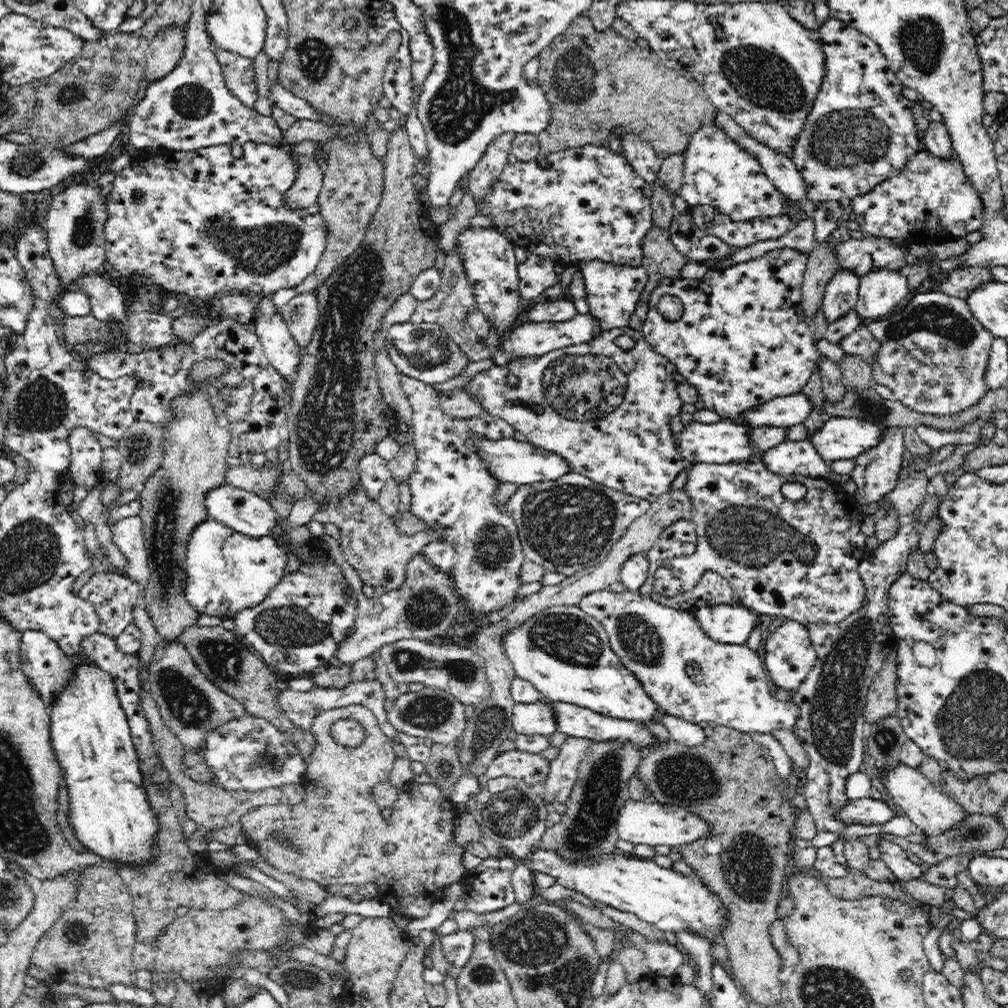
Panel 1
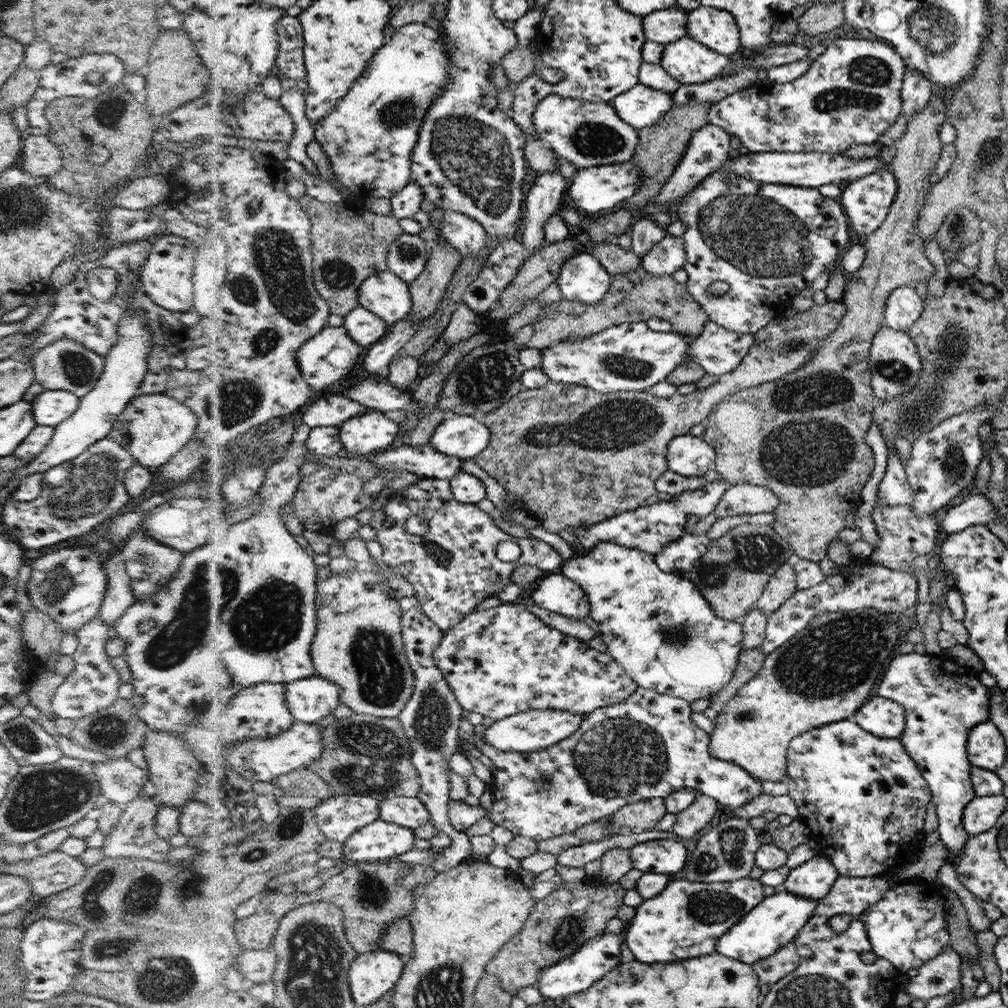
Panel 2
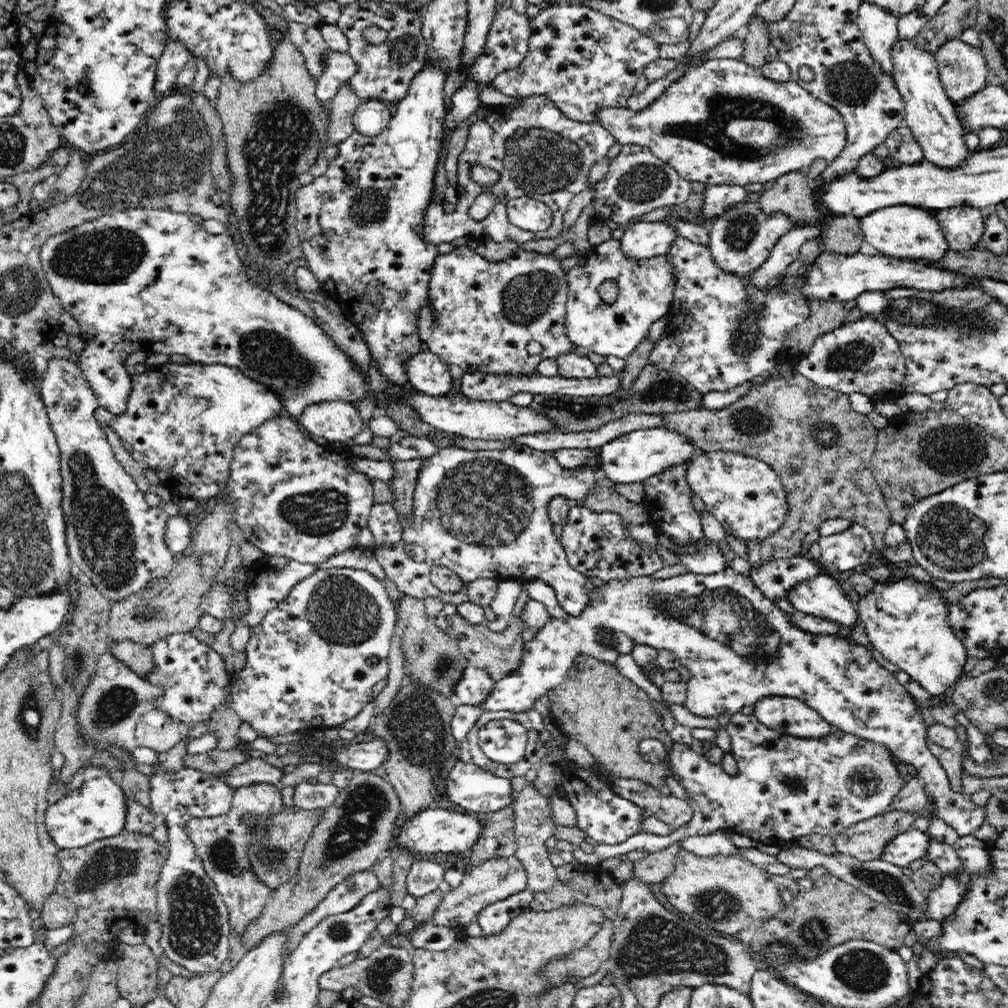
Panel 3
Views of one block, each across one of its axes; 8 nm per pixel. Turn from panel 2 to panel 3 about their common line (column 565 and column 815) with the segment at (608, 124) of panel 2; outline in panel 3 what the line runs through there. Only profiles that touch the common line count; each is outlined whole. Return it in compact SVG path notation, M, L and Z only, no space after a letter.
M712 58L706 59L702 64L696 67L690 67L690 70L672 86L666 88L653 104L646 106L644 110L630 110L627 106L622 108L602 107L595 114L597 122L601 124L616 141L622 145L638 144L648 147L652 153L657 155L663 162L669 164L673 170L678 172L678 175L686 181L696 181L706 186L714 185L732 185L744 186L746 184L762 184L770 185L784 174L796 172L796 170L806 169L810 167L817 158L826 160L829 164L834 162L834 159L839 155L839 152L846 146L847 130L845 129L845 120L842 115L830 103L822 102L822 99L816 98L810 91L802 88L798 83L790 80L788 82L774 82L766 78L759 69L753 66L748 66L741 59L730 58Z

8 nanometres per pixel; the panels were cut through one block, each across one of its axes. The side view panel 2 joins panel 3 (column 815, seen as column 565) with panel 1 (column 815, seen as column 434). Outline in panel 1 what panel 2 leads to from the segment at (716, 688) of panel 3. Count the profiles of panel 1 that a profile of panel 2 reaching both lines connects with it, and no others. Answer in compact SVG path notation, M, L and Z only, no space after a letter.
M790 619L782 623L772 634L765 636L761 652L769 681L786 689L797 690L817 659L806 626Z

